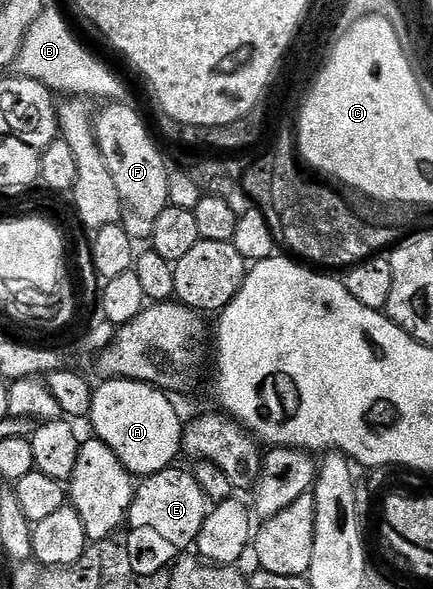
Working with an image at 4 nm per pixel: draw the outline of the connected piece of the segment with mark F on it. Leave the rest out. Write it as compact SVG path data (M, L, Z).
M109 104L106 110L99 110L94 117L96 142L100 146L103 160L107 162L107 172L115 180L121 197L121 221L127 236L132 240L152 239L159 216L169 205L167 180L169 170L159 147L153 143L145 122L129 107L129 104Z

